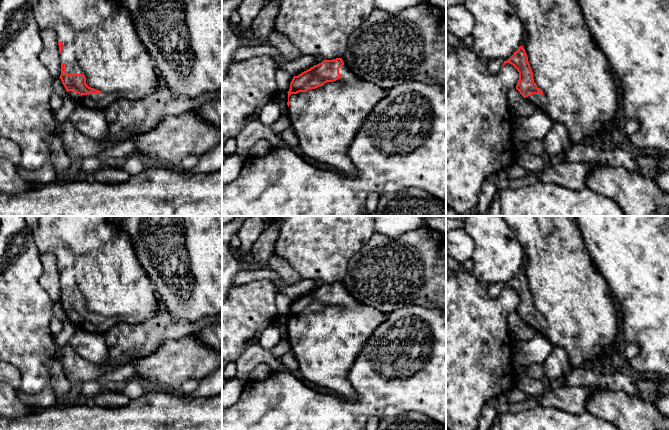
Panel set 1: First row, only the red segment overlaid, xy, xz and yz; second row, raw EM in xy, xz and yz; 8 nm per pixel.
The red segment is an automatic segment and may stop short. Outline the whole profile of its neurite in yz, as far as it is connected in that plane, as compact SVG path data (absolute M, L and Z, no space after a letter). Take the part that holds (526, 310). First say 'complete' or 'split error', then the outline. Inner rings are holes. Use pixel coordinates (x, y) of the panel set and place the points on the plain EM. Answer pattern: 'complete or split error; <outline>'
split error; M503 216L505 222L509 227L515 232L518 239L521 241L524 259L522 269L518 272L516 276L507 284L491 284L486 287L487 293L490 298L497 298L500 293L506 288L510 287L519 296L519 304L516 309L516 313L520 318L532 326L536 333L540 333L546 336L554 346L562 347L569 358L571 367L583 367L586 365L592 366L601 376L607 371L614 371L617 369L616 360L620 358L621 355L614 353L614 343L618 340L618 323L616 317L616 310L612 301L612 294L608 288L608 284L604 277L595 269L592 265L591 259L589 257L588 251L582 240L580 231L576 225L576 221L573 216Z

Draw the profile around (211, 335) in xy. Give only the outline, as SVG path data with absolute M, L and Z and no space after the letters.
M222 319L199 329L193 335L198 338L200 343L217 351L222 351Z

